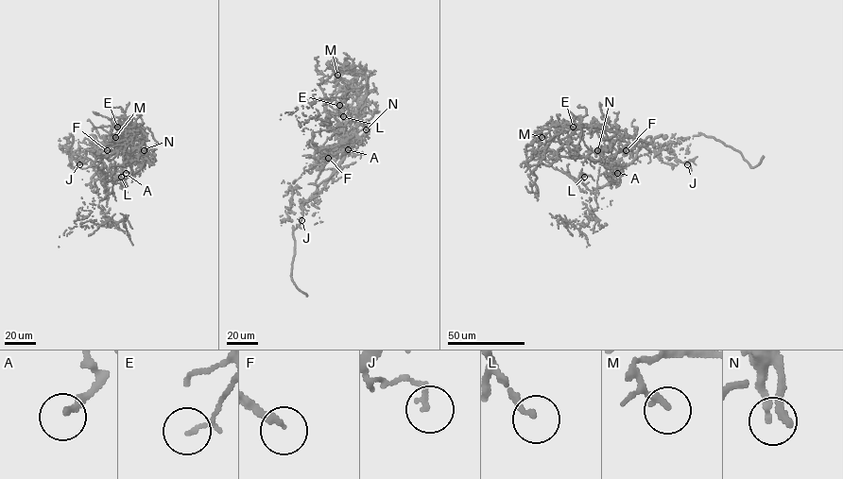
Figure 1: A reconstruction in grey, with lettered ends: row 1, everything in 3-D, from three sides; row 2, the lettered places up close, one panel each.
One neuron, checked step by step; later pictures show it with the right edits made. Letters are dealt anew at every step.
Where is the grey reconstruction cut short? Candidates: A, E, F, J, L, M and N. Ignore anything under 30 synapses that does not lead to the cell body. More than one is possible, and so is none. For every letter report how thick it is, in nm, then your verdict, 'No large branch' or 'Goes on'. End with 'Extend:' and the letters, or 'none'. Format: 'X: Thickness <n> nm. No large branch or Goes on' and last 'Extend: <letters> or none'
A: Thickness 200 nm. No large branch
E: Thickness 160 nm. No large branch
F: Thickness 200 nm. No large branch
J: Thickness 150 nm. No large branch
L: Thickness 160 nm. No large branch
M: Thickness 140 nm. No large branch
N: Thickness 200 nm. No large branch
Extend: none

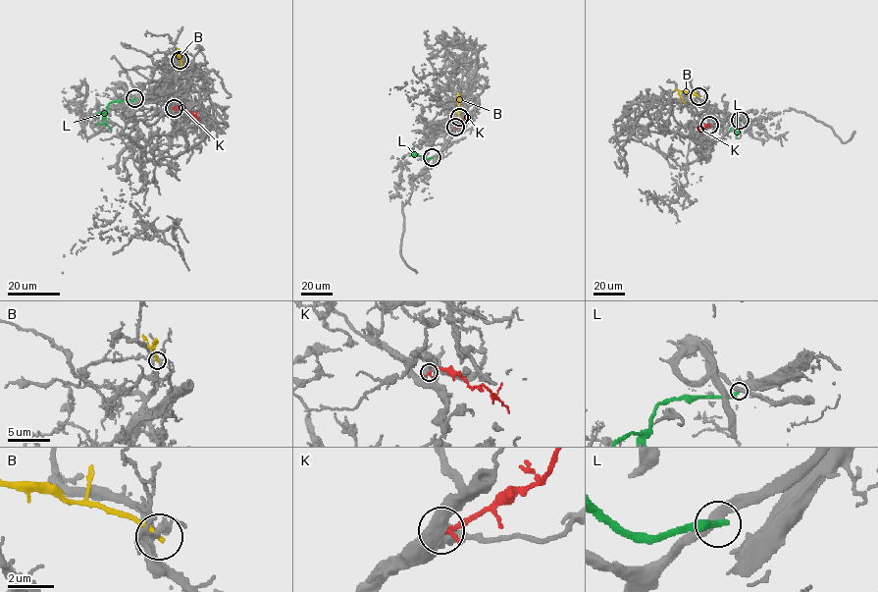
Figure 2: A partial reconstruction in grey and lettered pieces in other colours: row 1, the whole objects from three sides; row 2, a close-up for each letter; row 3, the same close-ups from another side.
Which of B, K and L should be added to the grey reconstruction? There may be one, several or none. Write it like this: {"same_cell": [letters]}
{"same_cell": []}

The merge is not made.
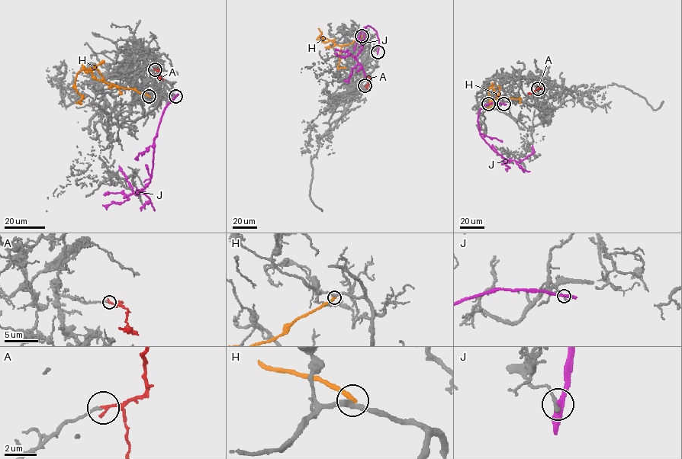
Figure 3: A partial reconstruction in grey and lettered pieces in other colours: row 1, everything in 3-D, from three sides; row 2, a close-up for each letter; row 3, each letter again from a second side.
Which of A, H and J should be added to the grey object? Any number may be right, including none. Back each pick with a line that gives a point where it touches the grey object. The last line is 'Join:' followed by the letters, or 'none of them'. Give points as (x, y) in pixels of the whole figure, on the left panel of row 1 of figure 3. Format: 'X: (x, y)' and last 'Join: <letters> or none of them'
A: (155, 69)
Join: A

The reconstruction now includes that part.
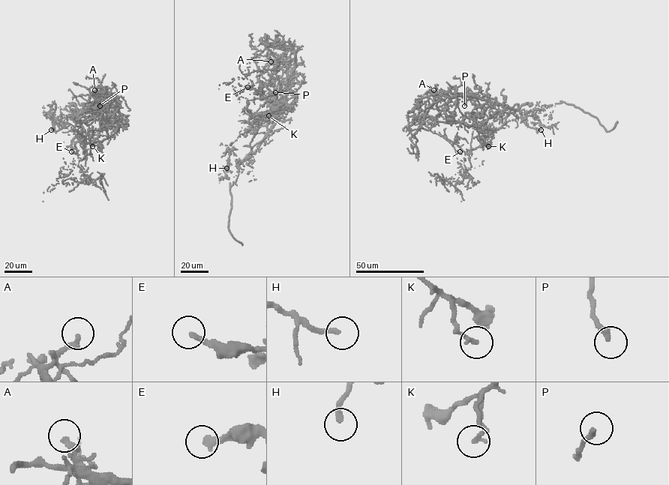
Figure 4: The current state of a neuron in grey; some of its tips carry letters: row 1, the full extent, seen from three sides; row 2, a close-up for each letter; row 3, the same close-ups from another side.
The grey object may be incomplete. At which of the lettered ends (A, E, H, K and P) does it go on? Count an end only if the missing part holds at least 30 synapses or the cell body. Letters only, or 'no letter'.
E, H

